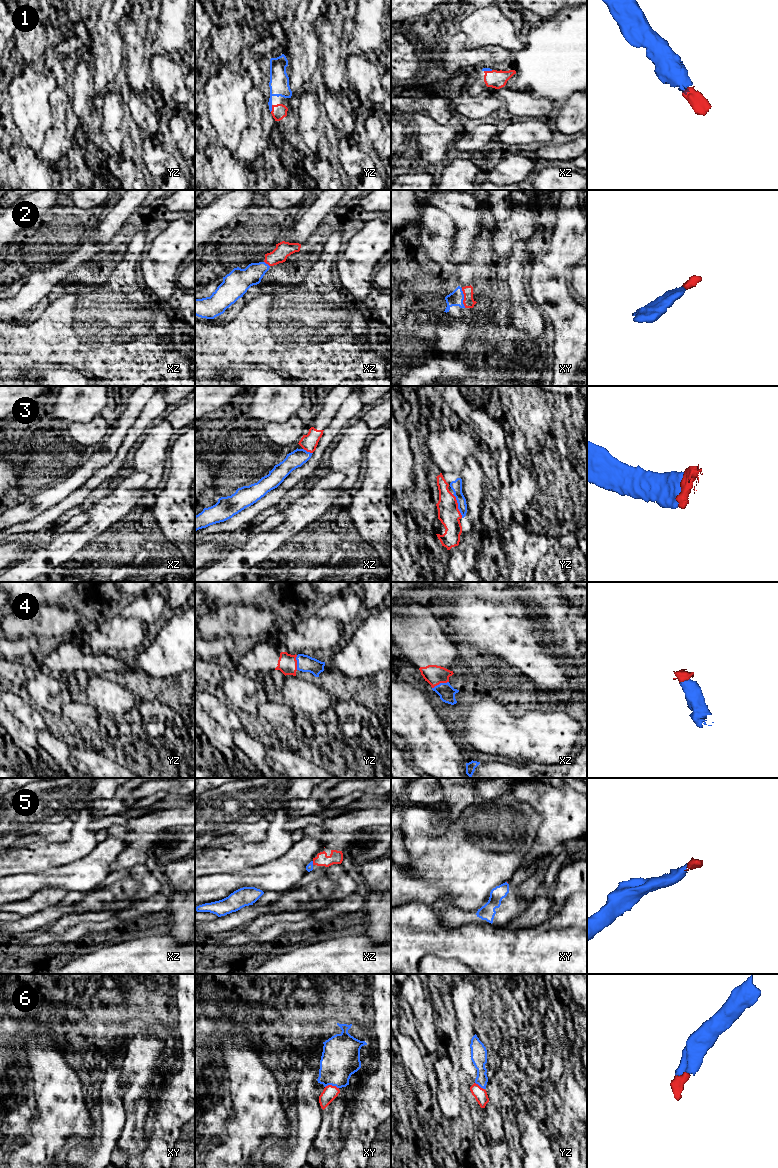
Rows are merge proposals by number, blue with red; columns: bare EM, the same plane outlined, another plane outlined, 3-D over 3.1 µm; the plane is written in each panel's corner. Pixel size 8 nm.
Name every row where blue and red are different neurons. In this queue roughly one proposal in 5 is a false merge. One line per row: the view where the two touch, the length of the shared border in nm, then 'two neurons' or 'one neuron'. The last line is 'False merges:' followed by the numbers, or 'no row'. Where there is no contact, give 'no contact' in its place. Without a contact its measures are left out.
1: contact in yz; length 60 nm; one neuron
2: contact in xy; length 160 nm; one neuron
3: contact in yz; length 200 nm; one neuron
4: contact in xz; length 150 nm; one neuron
5: contact in xz; length 30 nm; one neuron
6: contact in xy; length 110 nm; one neuron
False merges: no row

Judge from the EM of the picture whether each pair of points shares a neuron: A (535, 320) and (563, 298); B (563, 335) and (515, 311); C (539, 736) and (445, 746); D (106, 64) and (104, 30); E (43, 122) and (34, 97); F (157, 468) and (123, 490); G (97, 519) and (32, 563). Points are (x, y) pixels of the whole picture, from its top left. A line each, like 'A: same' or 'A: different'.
A: different
B: different
C: different
D: same
E: same
F: different
G: same

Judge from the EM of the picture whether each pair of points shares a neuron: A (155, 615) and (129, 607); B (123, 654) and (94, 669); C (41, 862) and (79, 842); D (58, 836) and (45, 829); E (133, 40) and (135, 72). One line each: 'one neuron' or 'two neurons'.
A: one neuron
B: two neurons
C: one neuron
D: one neuron
E: one neuron

